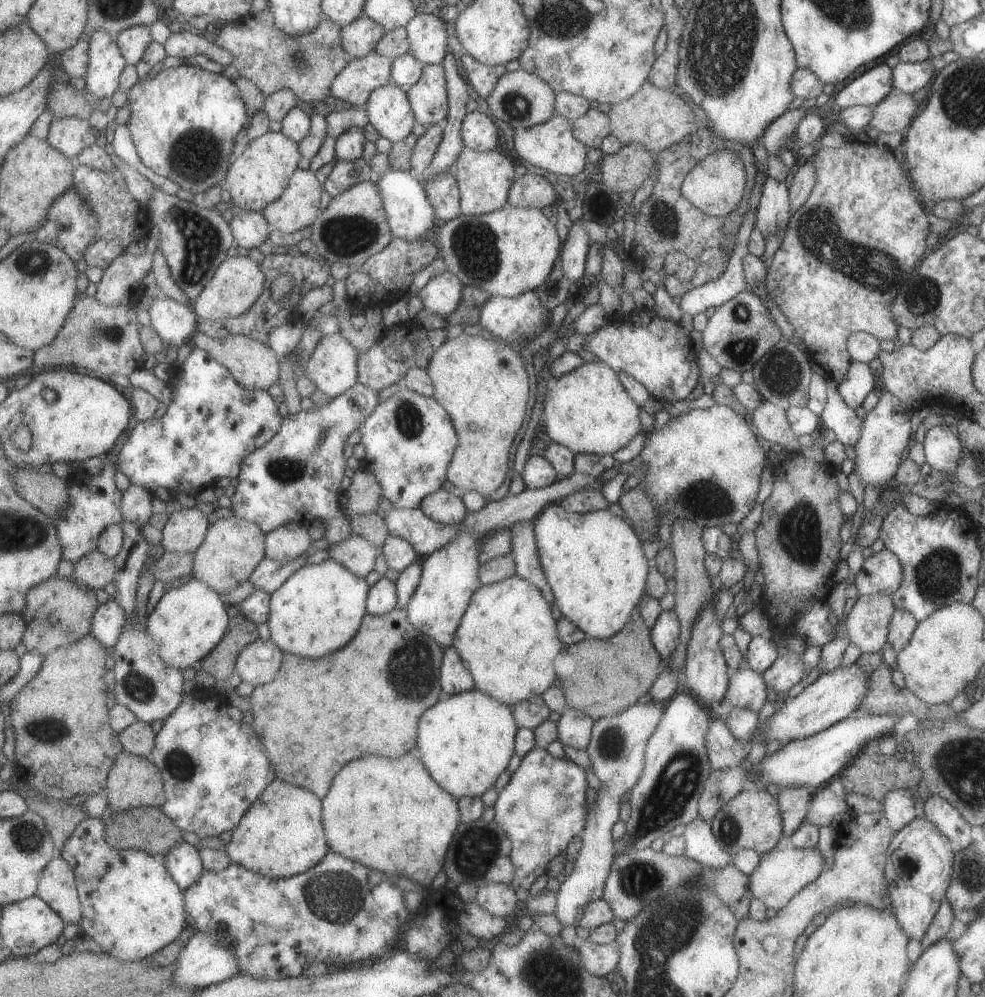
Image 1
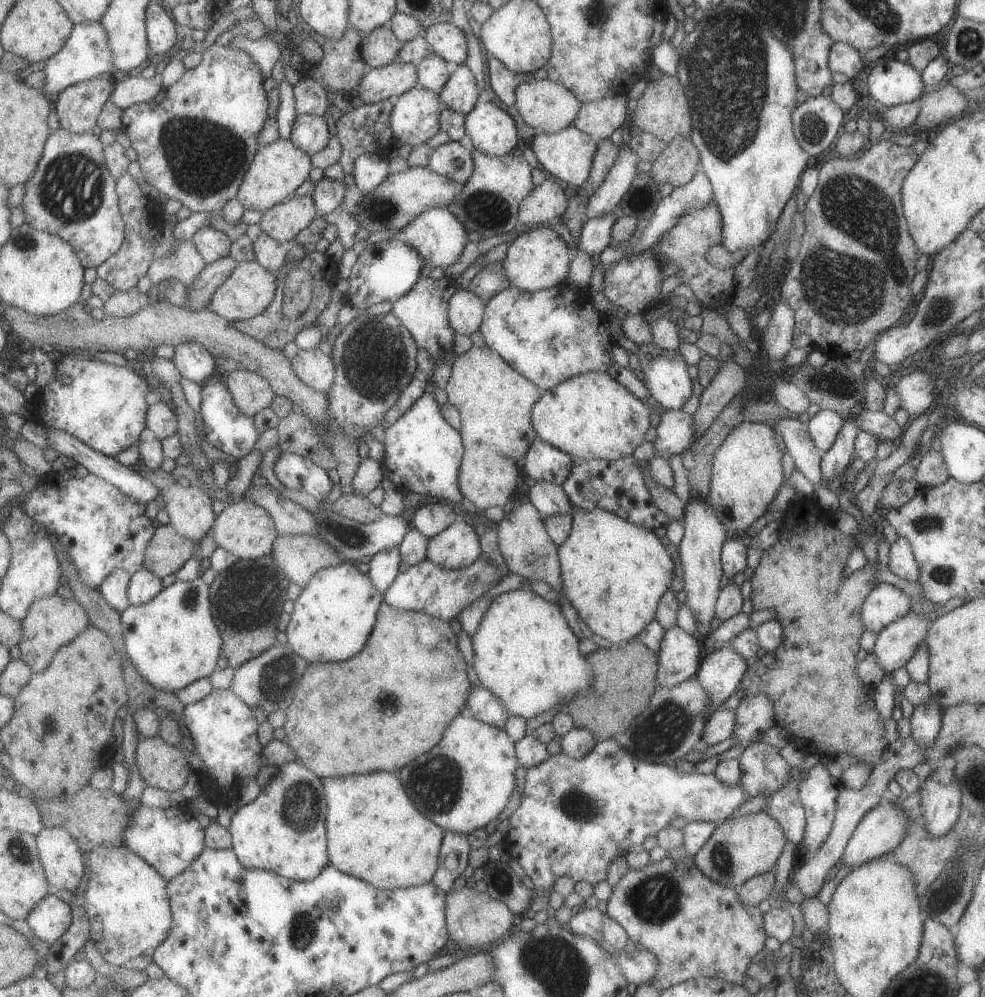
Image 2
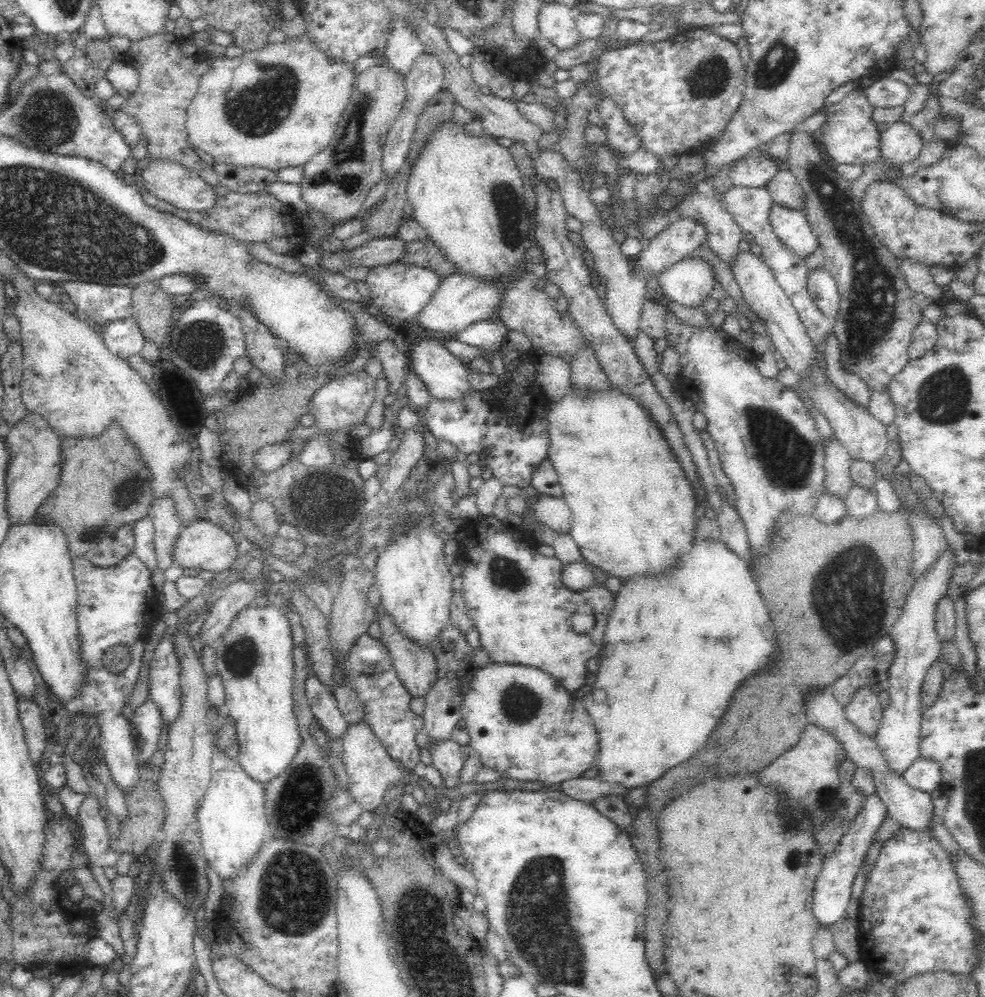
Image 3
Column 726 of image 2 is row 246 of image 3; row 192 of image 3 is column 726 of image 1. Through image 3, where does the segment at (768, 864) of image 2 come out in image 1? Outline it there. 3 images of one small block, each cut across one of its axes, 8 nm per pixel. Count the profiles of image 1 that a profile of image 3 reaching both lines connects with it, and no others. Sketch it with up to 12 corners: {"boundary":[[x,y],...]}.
{"boundary":[[745,787],[709,823],[731,858],[782,836],[777,799]]}

